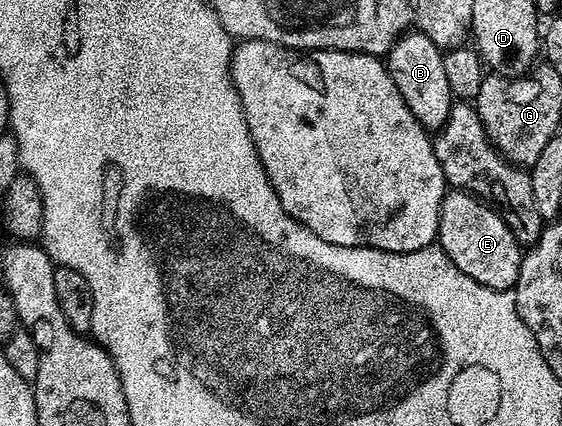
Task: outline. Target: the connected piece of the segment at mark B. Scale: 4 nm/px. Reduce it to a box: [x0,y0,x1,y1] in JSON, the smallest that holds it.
[387,30,455,130]

